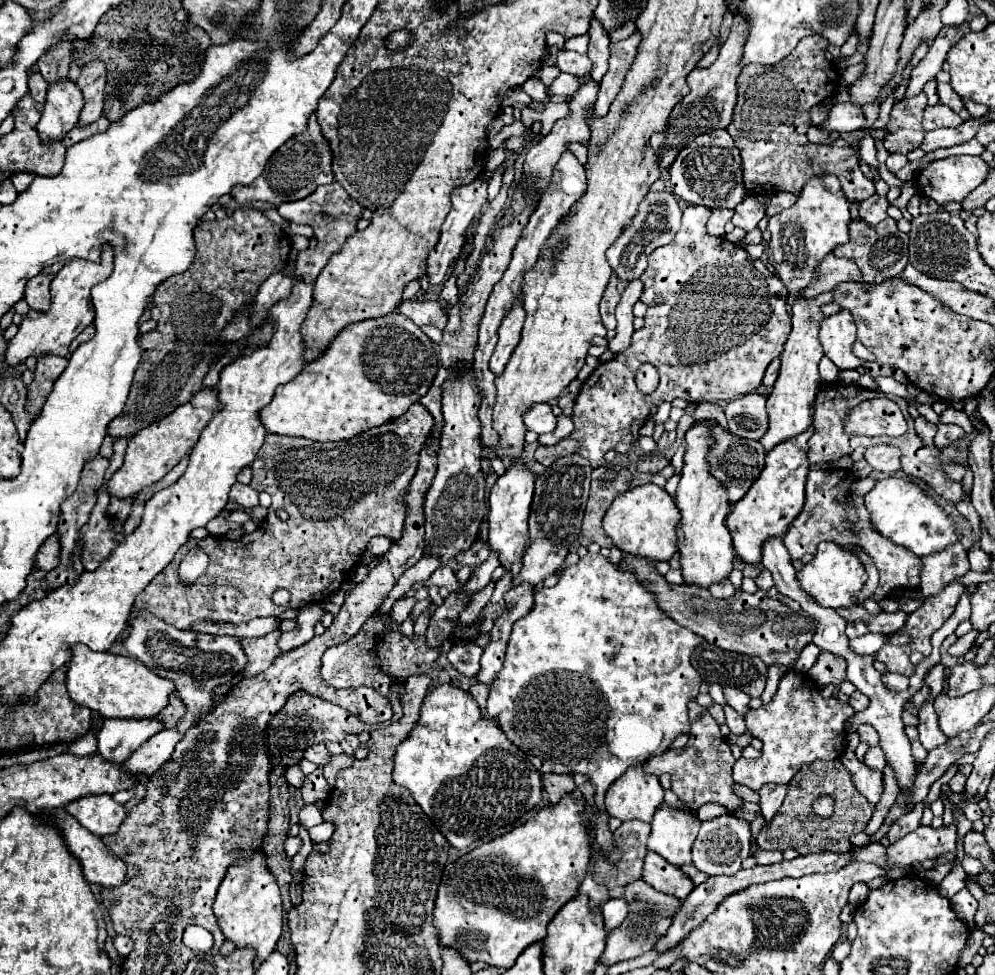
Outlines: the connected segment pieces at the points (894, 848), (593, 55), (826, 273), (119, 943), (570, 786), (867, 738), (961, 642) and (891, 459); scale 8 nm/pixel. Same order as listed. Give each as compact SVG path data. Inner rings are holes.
M956 820L950 826L932 828L920 826L914 832L906 834L898 842L890 844L886 850L888 866L906 866L910 868L916 862L936 860L942 854L954 852L956 854L956 840L958 840L958 826Z
M592 20L592 26L590 26L588 36L590 36L590 46L588 46L588 52L586 52L586 54L588 54L588 58L592 60L594 68L592 68L590 74L580 76L580 78L578 78L578 84L584 84L586 80L594 80L594 82L598 84L598 82L602 80L602 76L606 74L608 44L610 44L610 40L608 40L608 36L606 36L606 32L604 32L604 28L600 26L598 20Z
M828 254L826 260L822 260L820 266L818 266L818 282L810 284L802 292L802 296L804 298L814 298L822 292L830 292L844 280L856 280L856 282L862 280L862 274L858 272L858 266L854 264L854 260L846 260L846 258L838 258L834 254Z
M114 936L114 948L124 958L124 956L128 956L132 952L134 944L132 944L132 940L128 936Z
M542 774L544 790L550 796L550 804L558 804L564 796L574 794L576 784L568 774Z
M862 724L858 728L858 734L860 734L860 742L864 742L868 746L876 746L878 744L878 734L874 732L874 728L870 724Z
M970 630L968 634L964 634L964 636L960 636L952 646L950 646L950 654L954 654L954 656L960 656L960 654L966 654L968 650L970 650L970 646L974 644L974 640L976 640L976 636L978 636L978 630Z
M872 446L864 454L866 462L882 474L892 474L900 468L900 450L896 446Z

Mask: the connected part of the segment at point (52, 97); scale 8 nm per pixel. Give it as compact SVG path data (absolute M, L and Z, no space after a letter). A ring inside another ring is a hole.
M60 80L48 86L48 96L44 104L42 118L38 122L38 132L42 140L62 140L68 130L74 128L78 116L82 112L82 92L78 92L78 84L68 80Z

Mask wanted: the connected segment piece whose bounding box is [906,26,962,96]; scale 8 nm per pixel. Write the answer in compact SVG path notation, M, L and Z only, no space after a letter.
M942 26L940 34L936 36L936 40L930 44L928 54L920 60L920 64L912 70L910 74L910 84L906 90L906 96L916 96L922 92L924 84L928 80L932 80L940 70L942 64L946 60L946 54L950 52L950 48L956 42L956 34L962 30L962 26Z

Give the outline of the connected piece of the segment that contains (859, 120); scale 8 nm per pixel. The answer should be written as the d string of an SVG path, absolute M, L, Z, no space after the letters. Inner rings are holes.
M846 102L846 104L834 104L828 120L822 124L822 128L830 130L830 132L852 132L852 130L860 130L864 128L866 118L864 118L864 110L858 104Z

